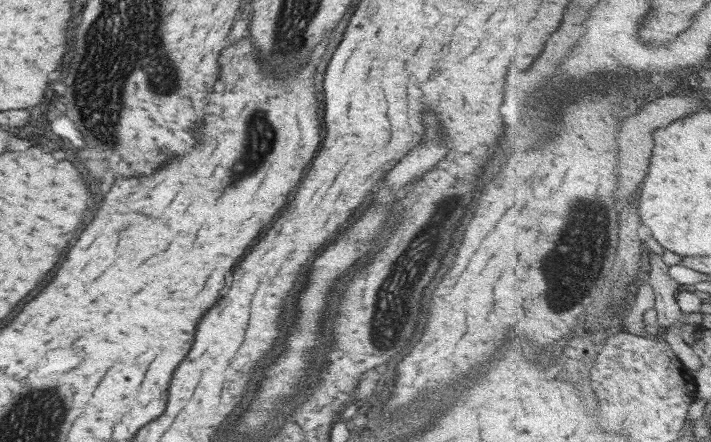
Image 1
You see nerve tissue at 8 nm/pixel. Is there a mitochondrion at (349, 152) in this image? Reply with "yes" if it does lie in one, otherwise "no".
no

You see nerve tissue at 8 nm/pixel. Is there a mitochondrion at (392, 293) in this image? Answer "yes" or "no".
yes

